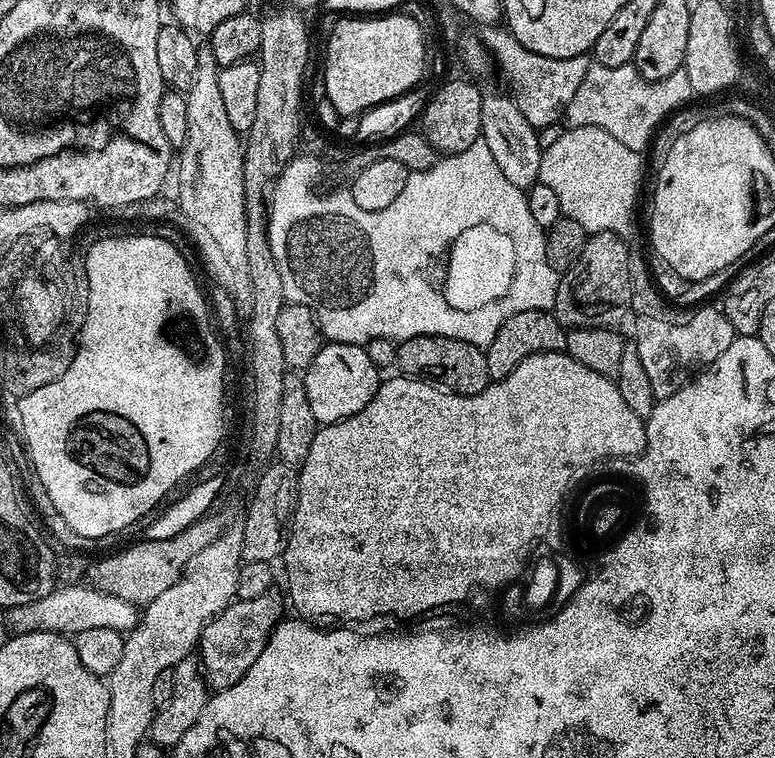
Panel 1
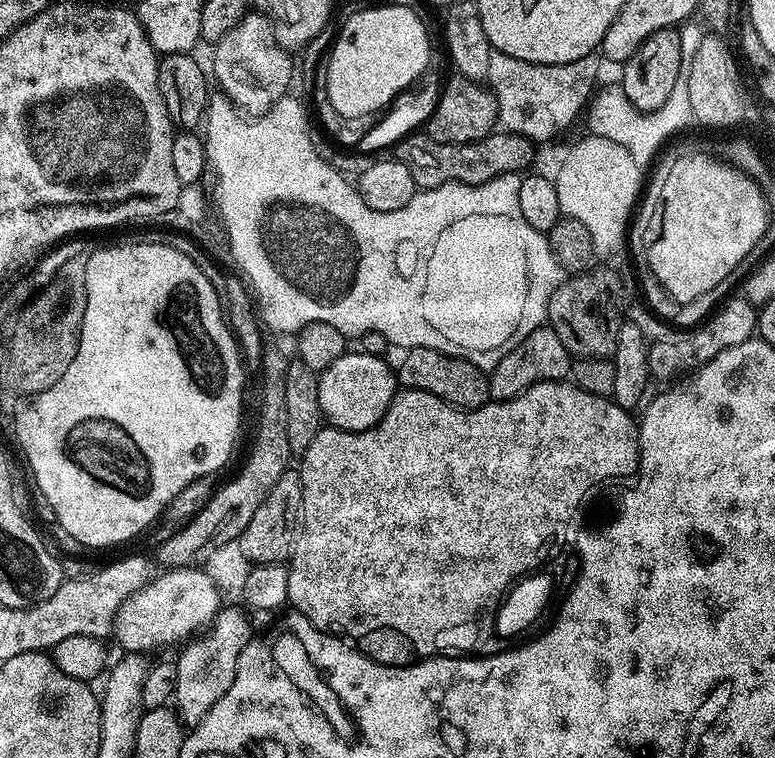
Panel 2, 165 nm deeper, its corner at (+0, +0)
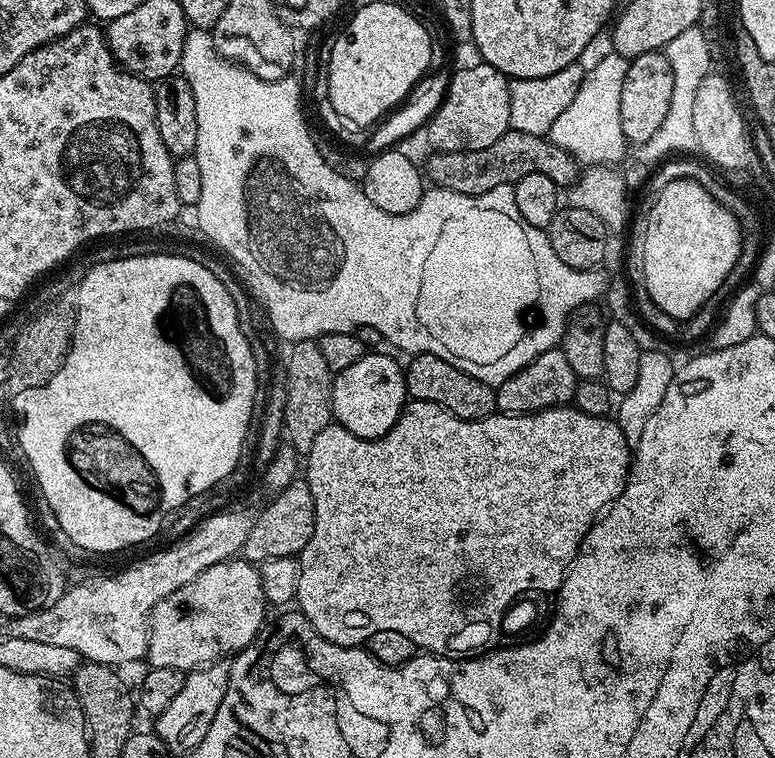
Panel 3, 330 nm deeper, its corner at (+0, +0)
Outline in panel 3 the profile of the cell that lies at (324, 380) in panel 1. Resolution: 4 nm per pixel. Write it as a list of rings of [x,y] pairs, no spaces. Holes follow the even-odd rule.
[[[384,350],[365,351],[354,366],[346,366],[346,370],[335,373],[332,381],[332,418],[341,424],[350,434],[363,440],[376,440],[385,436],[398,422],[406,403],[404,387],[405,369]]]

